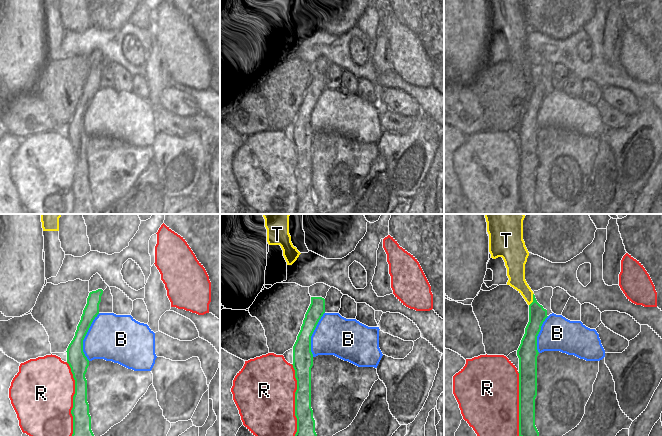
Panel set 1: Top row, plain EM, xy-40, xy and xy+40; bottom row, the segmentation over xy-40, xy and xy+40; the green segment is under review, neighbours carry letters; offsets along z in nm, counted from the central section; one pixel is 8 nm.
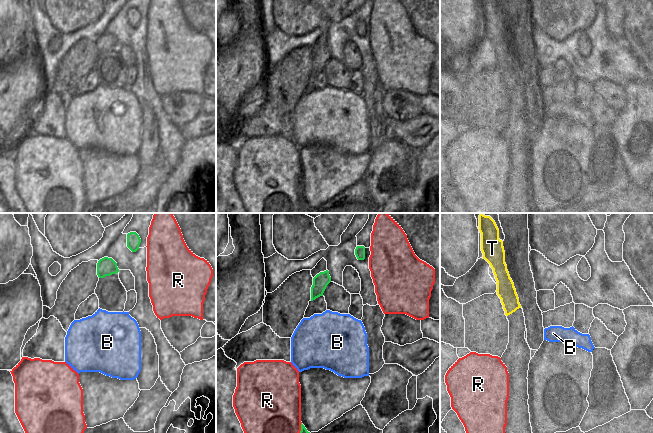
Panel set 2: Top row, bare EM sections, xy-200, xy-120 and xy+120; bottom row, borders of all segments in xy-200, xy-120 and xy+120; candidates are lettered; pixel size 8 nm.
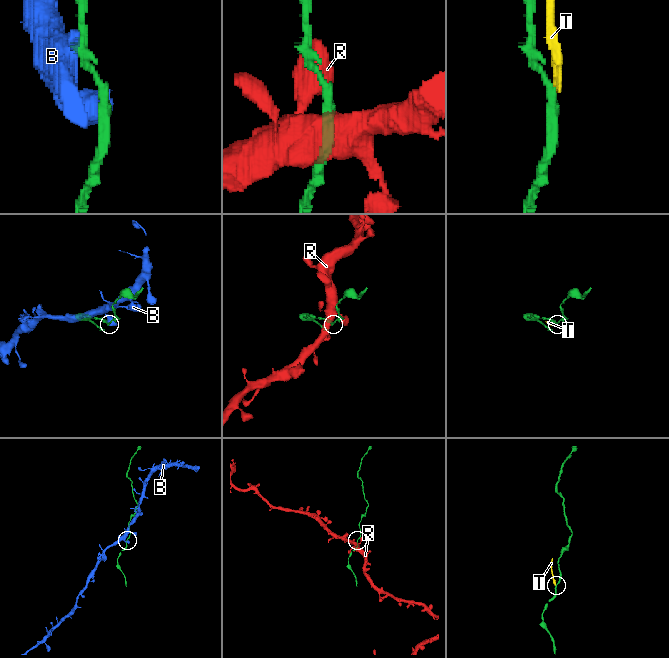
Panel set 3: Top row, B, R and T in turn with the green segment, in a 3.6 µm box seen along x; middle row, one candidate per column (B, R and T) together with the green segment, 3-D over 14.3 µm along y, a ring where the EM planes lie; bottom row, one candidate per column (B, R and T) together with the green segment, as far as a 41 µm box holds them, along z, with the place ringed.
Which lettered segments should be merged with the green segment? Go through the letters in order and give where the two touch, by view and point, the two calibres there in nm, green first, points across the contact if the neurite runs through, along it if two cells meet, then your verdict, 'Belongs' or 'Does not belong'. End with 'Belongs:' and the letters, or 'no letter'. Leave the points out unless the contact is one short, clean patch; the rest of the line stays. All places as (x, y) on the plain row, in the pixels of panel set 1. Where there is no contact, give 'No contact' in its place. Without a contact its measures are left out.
B: Touches green at xy-40 (84, 113). Thickness 160 nm (green) against 380 nm. Does not belong
R: Touches green at xy-40 (73, 176). Thickness 140 nm (green) against 500 nm. Does not belong
T: Touches green at xy+40 (533, 75). Thickness 140 nm (green) against 140 nm. Boundary: xy+40 (533, 69), (533, 77), (529, 81). Does not belong
Belongs: no letter.

